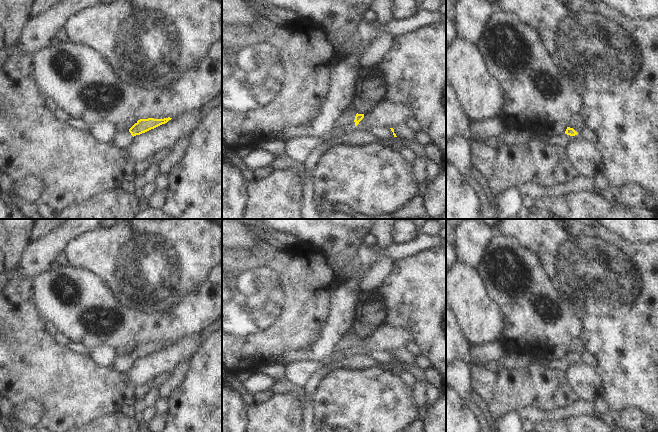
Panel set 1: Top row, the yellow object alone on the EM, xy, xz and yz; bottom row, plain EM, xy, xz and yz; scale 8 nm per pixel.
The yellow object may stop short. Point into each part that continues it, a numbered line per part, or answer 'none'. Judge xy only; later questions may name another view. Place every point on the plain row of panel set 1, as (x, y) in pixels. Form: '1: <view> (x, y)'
1: xy (122, 363)

